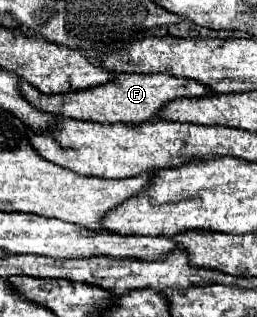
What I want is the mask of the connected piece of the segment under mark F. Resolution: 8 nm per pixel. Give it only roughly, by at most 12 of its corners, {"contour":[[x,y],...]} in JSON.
{"contour":[[117,74],[107,86],[41,94],[39,110],[99,124],[153,120],[167,102],[215,92],[169,74]]}

